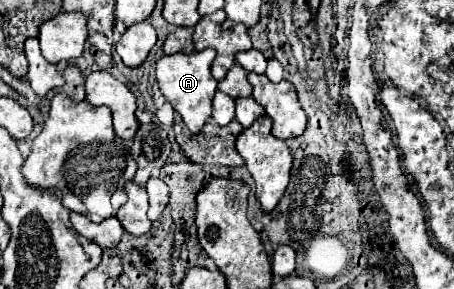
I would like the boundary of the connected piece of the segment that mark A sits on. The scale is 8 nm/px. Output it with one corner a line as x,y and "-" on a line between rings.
205,48
201,52
191,52
191,54
179,52
179,54
163,56
155,66
157,82
163,96
183,116
183,122
193,134
199,132
205,126
205,122
211,118
211,98
217,90
217,80
211,76
213,58
215,58
215,52

